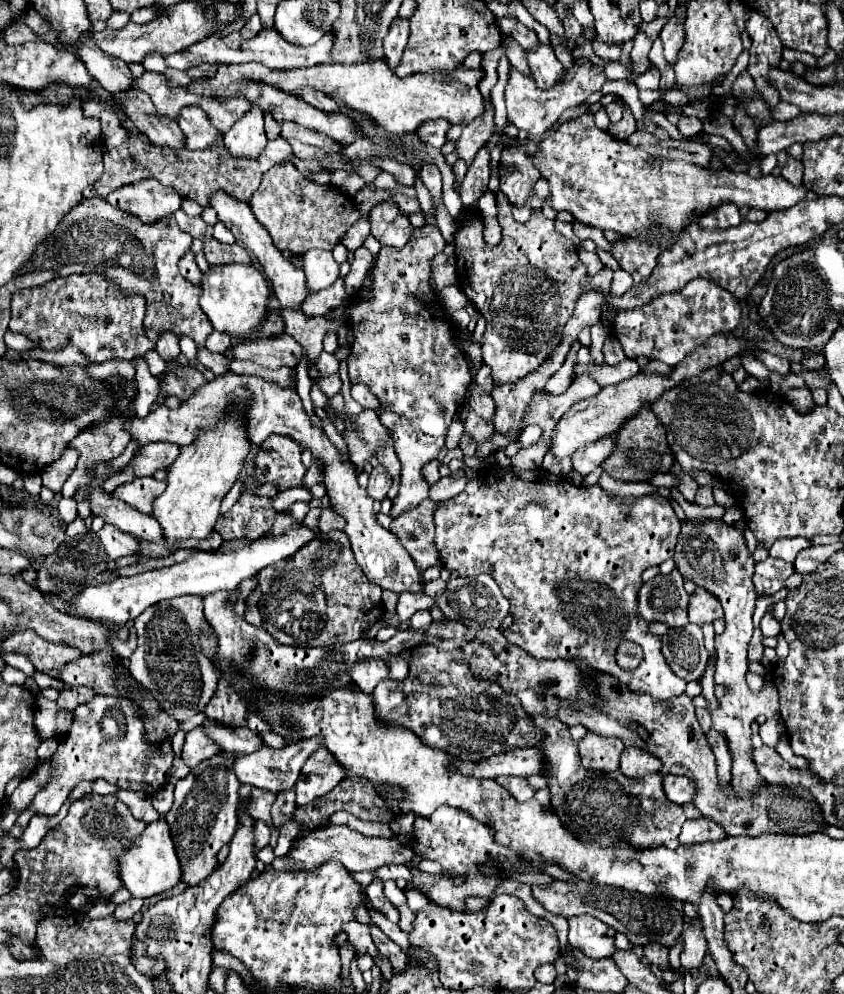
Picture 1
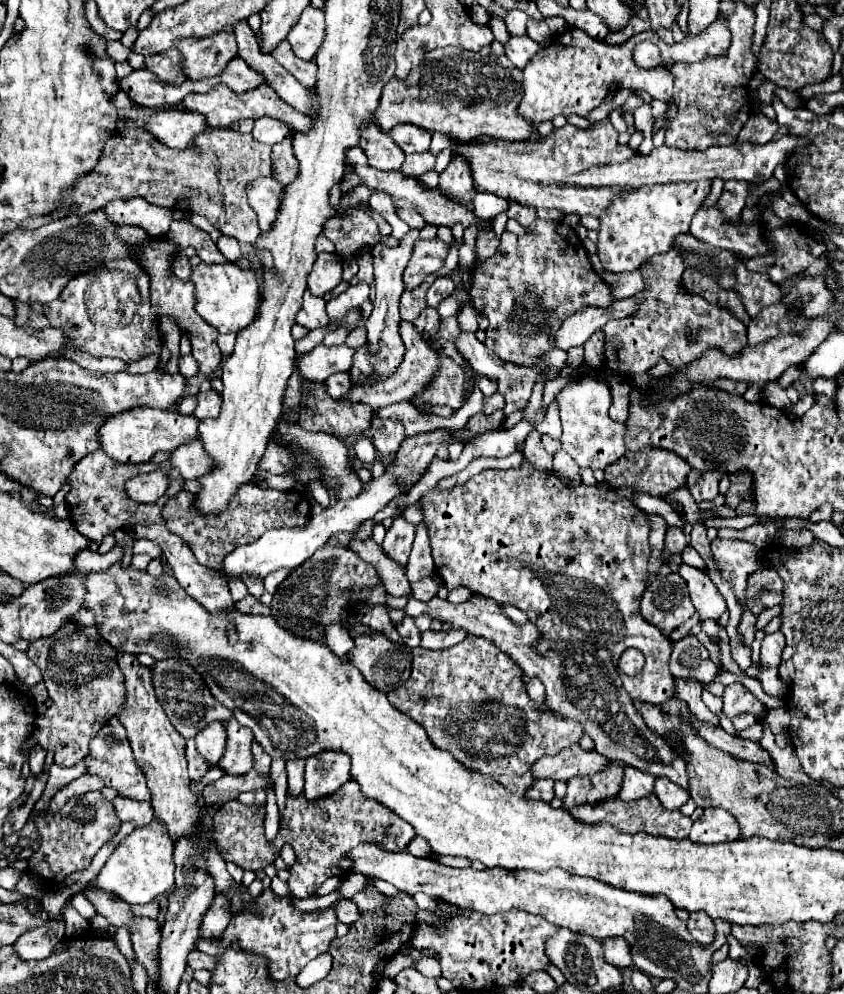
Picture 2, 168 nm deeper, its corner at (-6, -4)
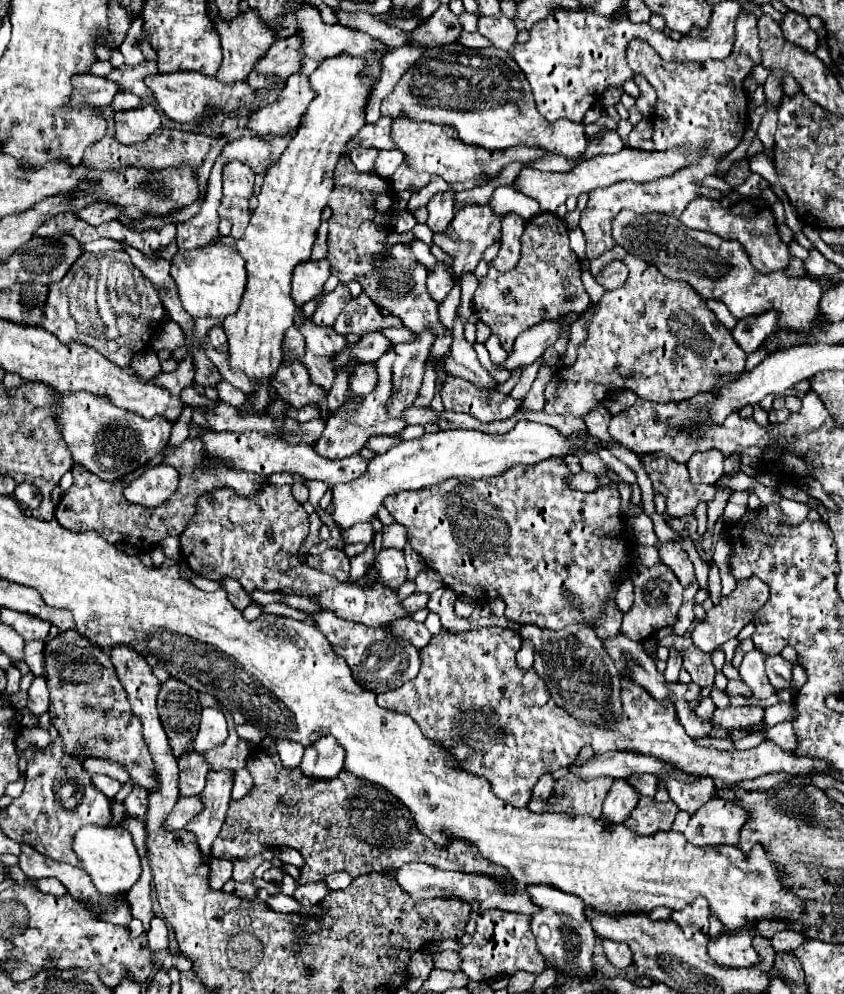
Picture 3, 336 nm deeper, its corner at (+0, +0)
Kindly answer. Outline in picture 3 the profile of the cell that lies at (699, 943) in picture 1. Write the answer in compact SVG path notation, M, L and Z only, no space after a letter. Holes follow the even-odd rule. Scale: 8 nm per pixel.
M697 898L697 902L691 902L683 910L677 910L671 914L671 920L681 926L687 938L691 938L695 932L707 934L709 930L709 906L705 906L703 898Z

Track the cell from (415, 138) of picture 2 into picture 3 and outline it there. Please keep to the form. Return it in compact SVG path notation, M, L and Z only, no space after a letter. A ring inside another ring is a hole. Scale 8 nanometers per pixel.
M379 118L375 124L365 124L357 138L349 142L349 146L363 146L363 148L377 148L377 150L393 150L395 142L391 138L391 118Z

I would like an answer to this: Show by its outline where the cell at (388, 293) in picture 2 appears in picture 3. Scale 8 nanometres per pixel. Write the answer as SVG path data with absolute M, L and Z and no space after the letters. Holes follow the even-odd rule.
M389 346L389 350L375 362L375 372L377 372L379 380L377 380L377 386L375 386L373 392L369 392L369 394L365 394L365 396L347 392L345 404L343 404L335 414L329 416L327 426L325 426L321 438L319 438L317 444L315 444L315 450L317 450L321 456L331 458L331 460L335 460L335 458L347 458L347 456L359 454L359 450L367 444L367 440L369 440L371 436L379 436L379 434L391 434L391 436L393 436L393 434L399 434L408 424L419 424L422 426L429 422L439 424L442 419L446 419L454 428L474 429L487 433L496 433L496 421L483 423L472 416L469 416L469 414L449 412L446 410L441 414L438 414L431 407L422 408L412 406L403 412L401 420L400 418L390 418L387 414L387 410L385 410L385 406L387 406L387 400L389 400L391 388L393 388L391 380L393 380L393 362L395 362L395 358L397 358L395 348ZM494 422L495 426L493 427Z

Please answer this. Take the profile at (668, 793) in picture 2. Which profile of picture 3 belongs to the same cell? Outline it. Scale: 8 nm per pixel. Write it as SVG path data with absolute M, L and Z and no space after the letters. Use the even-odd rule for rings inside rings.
M633 774L633 778L627 778L637 792L641 792L643 796L655 796L657 794L657 776L653 774Z

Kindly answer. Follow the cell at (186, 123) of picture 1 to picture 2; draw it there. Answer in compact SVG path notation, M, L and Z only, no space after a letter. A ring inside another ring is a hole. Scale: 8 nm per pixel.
M159 110L143 126L153 138L169 148L185 150L193 138L203 132L205 118L199 114L189 114L185 110Z

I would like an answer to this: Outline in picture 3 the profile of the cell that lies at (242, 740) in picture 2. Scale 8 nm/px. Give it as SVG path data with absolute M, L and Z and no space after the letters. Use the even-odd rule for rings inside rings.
M209 770L207 786L201 792L201 796L205 798L205 810L197 814L197 818L193 818L189 826L185 826L187 830L193 830L193 834L197 834L197 842L201 842L201 850L205 850L205 854L211 852L211 844L225 822L227 806L231 800L231 786L233 770Z

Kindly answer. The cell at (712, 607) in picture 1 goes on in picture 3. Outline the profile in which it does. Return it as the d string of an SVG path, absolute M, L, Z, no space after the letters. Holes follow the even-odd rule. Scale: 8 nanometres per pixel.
M679 540L663 542L659 546L659 554L661 554L661 562L675 572L675 576L681 582L681 586L683 588L689 588L691 582L695 580L695 570L693 570L691 560L687 558L687 554L681 550Z

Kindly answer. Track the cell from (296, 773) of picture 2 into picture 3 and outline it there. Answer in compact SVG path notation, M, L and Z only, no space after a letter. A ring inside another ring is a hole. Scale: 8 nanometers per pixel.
M279 742L277 744L279 750L279 758L287 768L297 768L301 764L301 756L303 756L303 746L297 746L295 742Z

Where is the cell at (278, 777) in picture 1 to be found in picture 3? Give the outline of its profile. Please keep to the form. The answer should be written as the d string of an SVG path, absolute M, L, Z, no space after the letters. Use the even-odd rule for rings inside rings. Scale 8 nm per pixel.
M189 796L189 798L179 798L177 806L173 808L173 814L169 814L169 822L165 826L169 826L169 830L177 830L181 826L187 826L187 822L191 818L195 818L201 810L203 810L203 800L201 796Z

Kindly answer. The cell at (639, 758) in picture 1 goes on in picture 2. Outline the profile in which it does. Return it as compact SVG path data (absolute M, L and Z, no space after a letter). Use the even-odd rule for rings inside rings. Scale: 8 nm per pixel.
M627 766L625 778L621 784L621 792L619 792L619 800L621 802L633 802L633 800L639 800L639 798L651 794L653 782L655 782L655 778L651 774L643 774L643 772Z

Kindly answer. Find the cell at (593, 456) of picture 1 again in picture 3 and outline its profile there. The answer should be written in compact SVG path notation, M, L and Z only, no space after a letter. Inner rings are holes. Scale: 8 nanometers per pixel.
M615 246L598 258L603 268L613 260L621 260L629 268L629 278L619 290L609 290L603 294L599 300L599 310L589 324L589 338L579 346L577 362L561 368L545 386L543 410L547 414L585 418L593 408L597 408L605 394L619 388L629 388L637 396L655 402L681 402L699 392L709 392L719 374L743 372L747 354L737 346L731 332L717 322L705 300L687 282L665 278L657 266L643 262L621 246Z

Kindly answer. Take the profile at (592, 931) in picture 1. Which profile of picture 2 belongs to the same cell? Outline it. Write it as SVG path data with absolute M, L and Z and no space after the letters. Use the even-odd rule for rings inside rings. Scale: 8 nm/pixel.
M605 938L603 950L605 950L605 960L615 968L627 968L633 964L629 944L623 938Z

